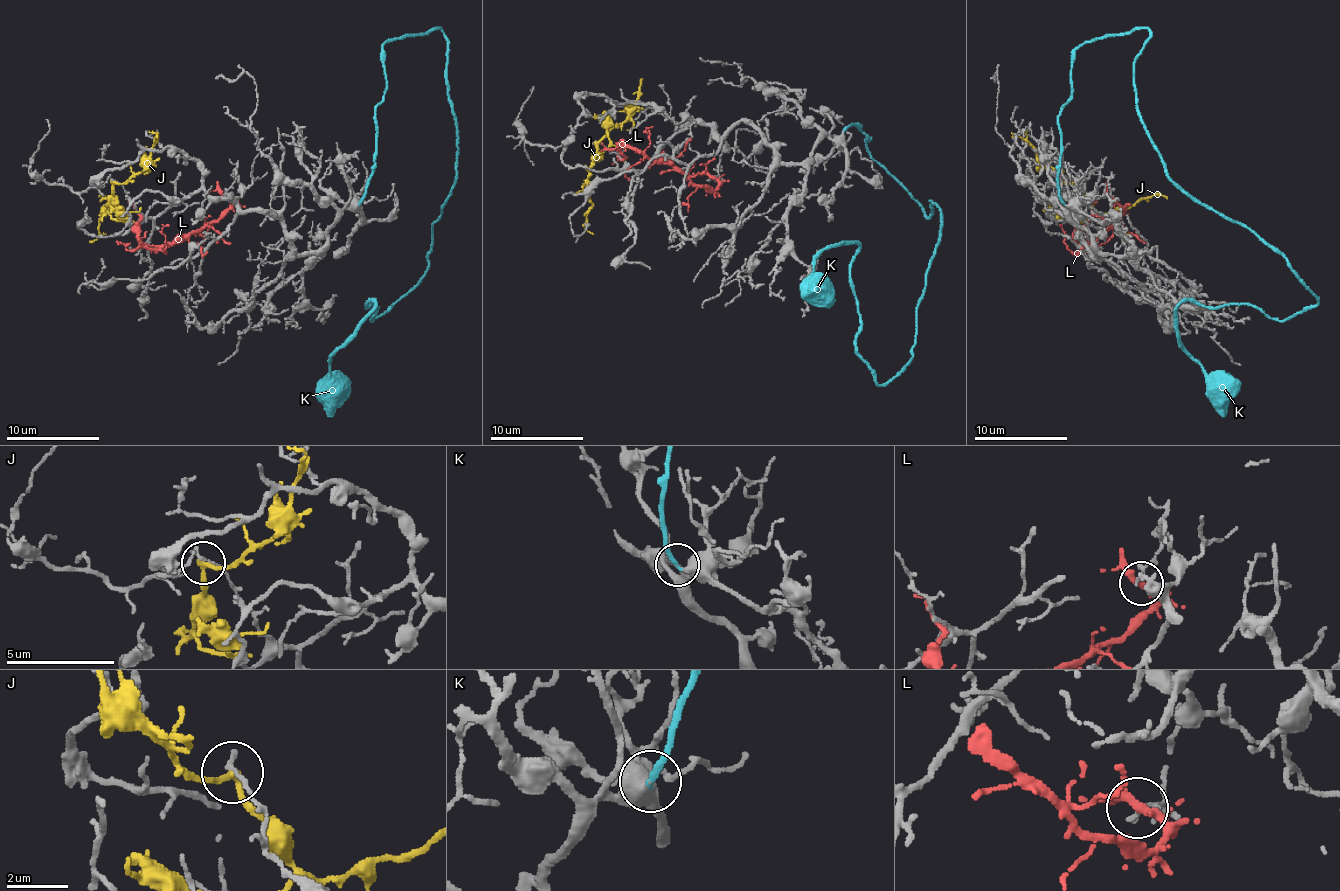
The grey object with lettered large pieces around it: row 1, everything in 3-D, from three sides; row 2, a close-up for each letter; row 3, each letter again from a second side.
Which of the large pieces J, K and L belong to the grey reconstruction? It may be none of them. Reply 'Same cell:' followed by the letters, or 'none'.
Same cell: K

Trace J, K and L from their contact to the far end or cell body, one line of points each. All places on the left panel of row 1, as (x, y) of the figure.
J: (112, 182), (112, 205), (105, 214), (103, 207), (107, 200), (100, 196), (110, 198)
K: (360, 203), (383, 51), (439, 28), (455, 172), (423, 278), (374, 320), (369, 301), (332, 357), (327, 415)
L: (226, 196), (233, 205), (219, 217), (159, 247), (147, 247), (140, 240), (135, 224), (140, 217), (128, 200)

